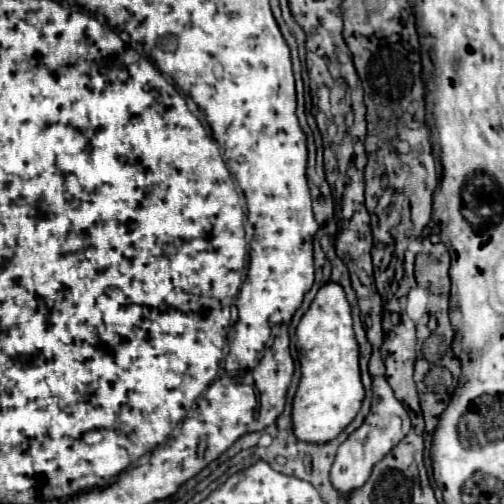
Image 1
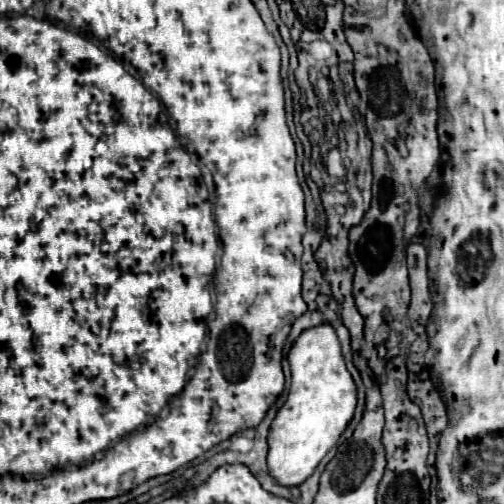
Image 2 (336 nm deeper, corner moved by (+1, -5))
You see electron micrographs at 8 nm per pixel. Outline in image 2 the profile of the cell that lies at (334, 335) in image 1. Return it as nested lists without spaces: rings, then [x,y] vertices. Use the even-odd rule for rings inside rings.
[[[329,324],[305,330],[295,340],[287,360],[291,366],[291,388],[283,408],[279,408],[269,426],[267,462],[269,474],[273,474],[281,486],[297,486],[313,474],[317,464],[345,432],[355,412],[357,390],[345,368],[337,334]]]

